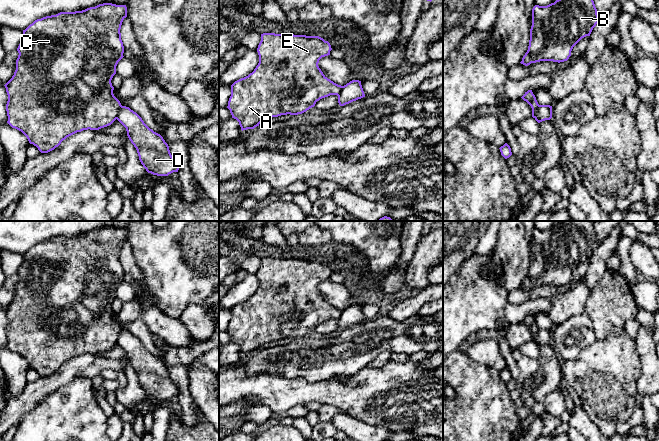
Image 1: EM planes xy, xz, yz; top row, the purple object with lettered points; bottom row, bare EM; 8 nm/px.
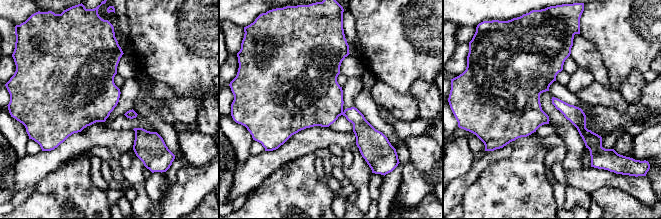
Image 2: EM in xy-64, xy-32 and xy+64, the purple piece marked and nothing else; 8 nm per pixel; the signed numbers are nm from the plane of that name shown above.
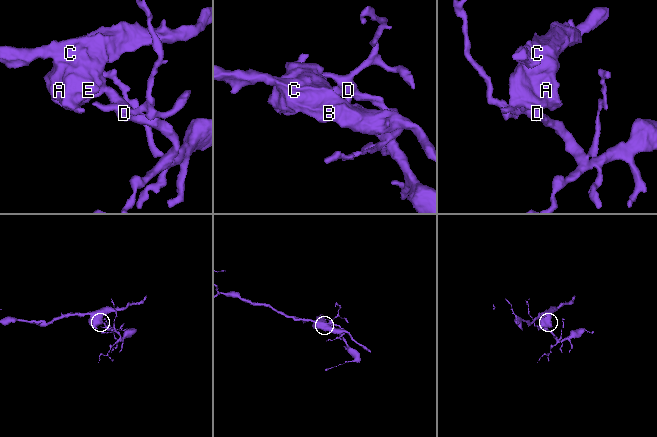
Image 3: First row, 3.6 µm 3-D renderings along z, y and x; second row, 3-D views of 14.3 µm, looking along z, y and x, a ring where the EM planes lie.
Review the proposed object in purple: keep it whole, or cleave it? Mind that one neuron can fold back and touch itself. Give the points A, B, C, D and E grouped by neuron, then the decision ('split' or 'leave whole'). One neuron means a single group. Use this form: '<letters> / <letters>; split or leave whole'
A B C E / D; split

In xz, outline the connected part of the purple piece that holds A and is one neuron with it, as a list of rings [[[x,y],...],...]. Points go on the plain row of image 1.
[[[261,258],[261,265],[257,276],[259,287],[248,300],[235,305],[231,309],[231,320],[227,332],[232,342],[239,346],[241,354],[254,353],[265,343],[281,339],[298,339],[314,331],[316,326],[330,319],[339,319],[342,310],[328,303],[318,290],[322,281],[330,279],[332,274],[328,265],[319,260],[306,260],[294,258]]]

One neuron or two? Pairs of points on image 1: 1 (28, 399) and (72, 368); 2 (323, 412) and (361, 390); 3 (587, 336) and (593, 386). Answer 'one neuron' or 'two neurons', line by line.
1: one neuron
2: two neurons
3: two neurons

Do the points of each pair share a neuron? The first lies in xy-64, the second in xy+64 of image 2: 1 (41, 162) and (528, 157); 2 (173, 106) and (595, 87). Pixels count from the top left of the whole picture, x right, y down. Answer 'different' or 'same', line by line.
1: different
2: same

